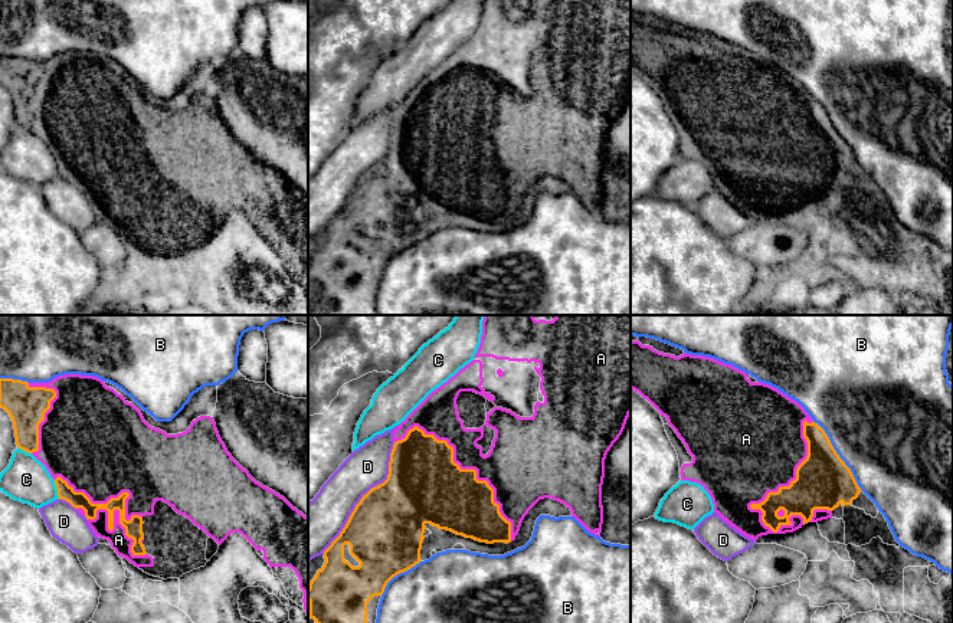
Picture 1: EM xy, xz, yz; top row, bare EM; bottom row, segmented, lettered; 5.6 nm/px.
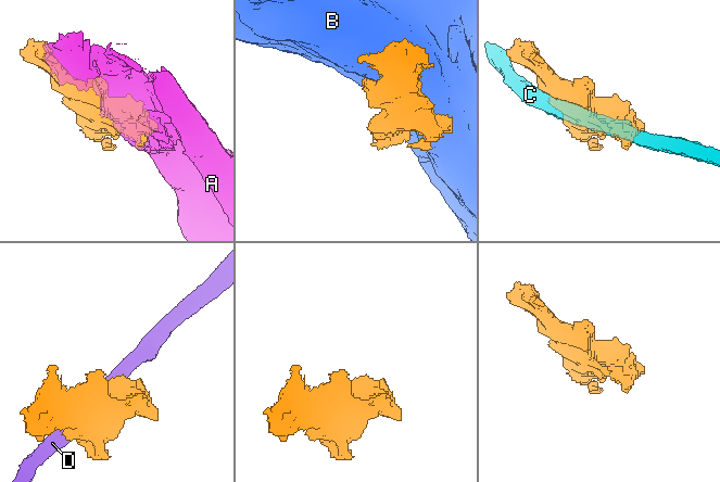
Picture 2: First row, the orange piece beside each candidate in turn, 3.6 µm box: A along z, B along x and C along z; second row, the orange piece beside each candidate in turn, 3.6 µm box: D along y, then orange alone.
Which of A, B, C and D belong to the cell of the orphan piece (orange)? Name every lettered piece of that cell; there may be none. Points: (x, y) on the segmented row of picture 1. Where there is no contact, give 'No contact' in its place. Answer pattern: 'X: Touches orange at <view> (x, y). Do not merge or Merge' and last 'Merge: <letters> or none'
A: Touches orange at yz (789, 485). Merge
B: Touches orange at yz (841, 459). Do not merge
C: Touches orange at xy (58, 489). Do not merge
D: Touches orange at xz (364, 495). Do not merge
Merge: A

